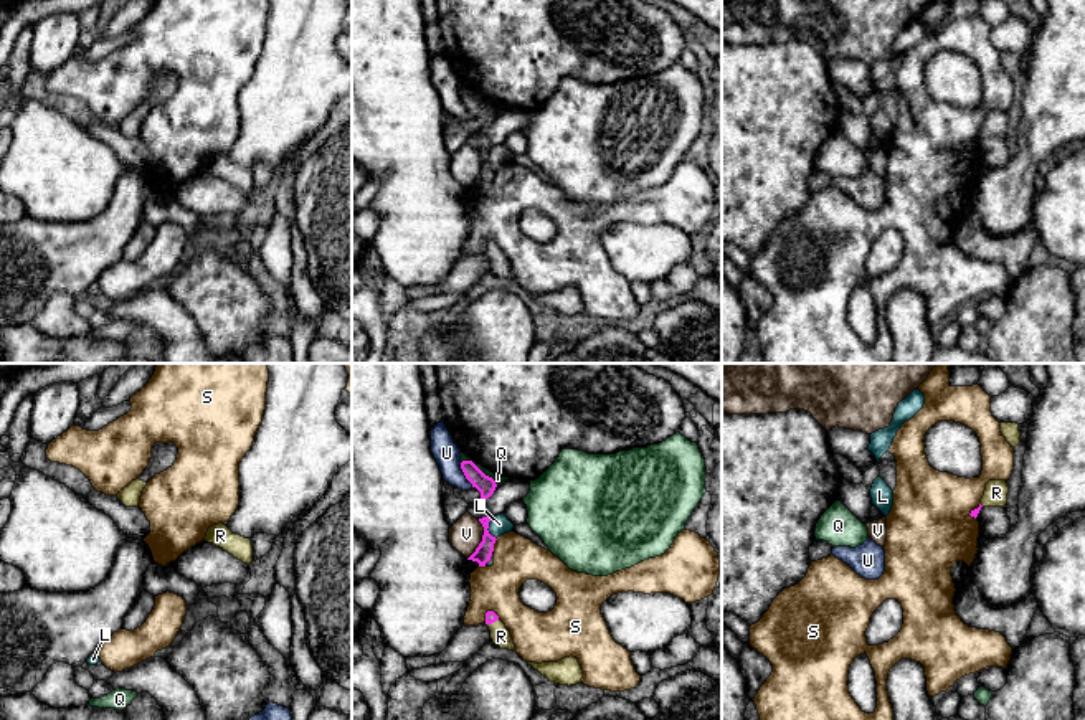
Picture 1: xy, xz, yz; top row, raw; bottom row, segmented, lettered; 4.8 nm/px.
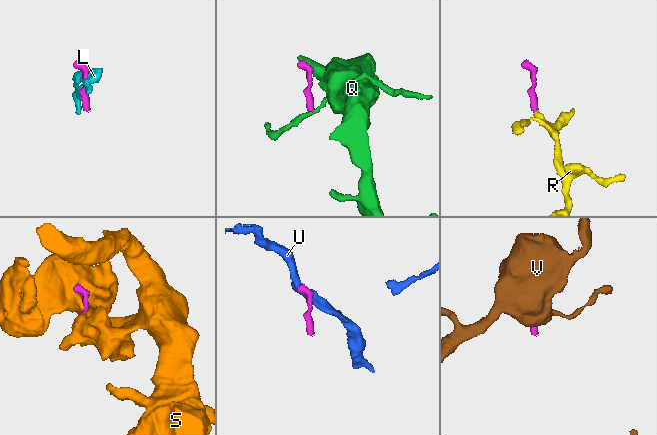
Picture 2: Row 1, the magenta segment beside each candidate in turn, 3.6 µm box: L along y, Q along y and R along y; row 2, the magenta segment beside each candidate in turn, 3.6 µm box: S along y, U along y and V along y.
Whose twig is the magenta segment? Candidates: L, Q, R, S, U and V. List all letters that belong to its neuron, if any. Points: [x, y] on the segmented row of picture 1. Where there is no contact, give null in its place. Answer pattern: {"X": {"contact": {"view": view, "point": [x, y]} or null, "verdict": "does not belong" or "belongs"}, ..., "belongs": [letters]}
{"L": {"contact": {"view": "xz", "point": [488, 527]}, "verdict": "does not belong"}, "Q": {"contact": {"view": "xz", "point": [478, 468]}, "verdict": "does not belong"}, "R": {"contact": {"view": "xz", "point": [492, 621]}, "verdict": "belongs"}, "S": {"contact": {"view": "xz", "point": [492, 545]}, "verdict": "does not belong"}, "U": {"contact": {"view": "xz", "point": [464, 474]}, "verdict": "does not belong"}, "V": {"contact": {"view": "xz", "point": [483, 539]}, "verdict": "does not belong"}, "belongs": ["R"]}

